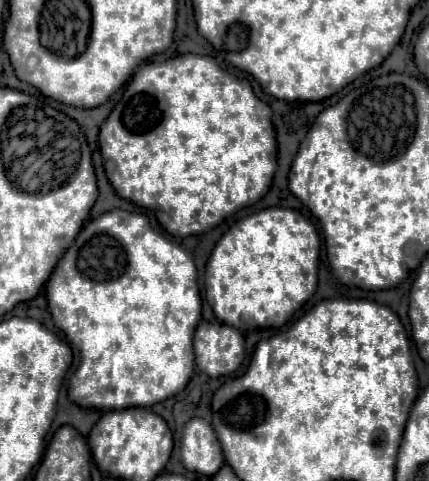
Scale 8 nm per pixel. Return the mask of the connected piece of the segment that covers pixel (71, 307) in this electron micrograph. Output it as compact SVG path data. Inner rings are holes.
M112 209L90 223L84 225L72 247L64 253L60 263L56 265L52 277L45 285L45 294L48 297L48 309L52 313L54 325L62 329L70 341L72 347L80 351L80 367L76 369L72 383L70 383L70 399L80 407L96 407L96 409L128 409L128 407L150 407L154 403L160 403L164 399L174 397L180 393L194 373L194 349L192 349L192 337L194 329L200 321L200 291L198 291L198 277L196 277L196 265L190 259L190 255L178 247L176 243L166 237L154 227L150 227L150 221L142 213L130 213L124 209Z

